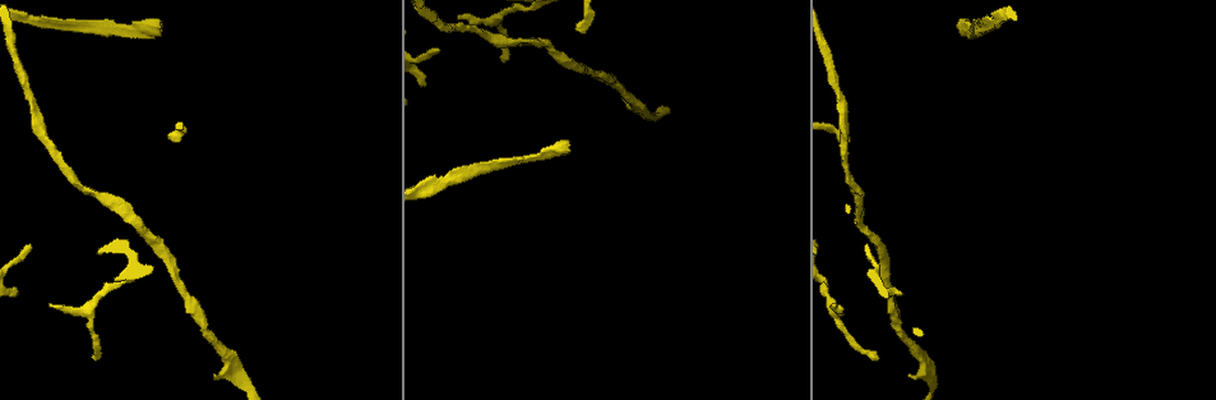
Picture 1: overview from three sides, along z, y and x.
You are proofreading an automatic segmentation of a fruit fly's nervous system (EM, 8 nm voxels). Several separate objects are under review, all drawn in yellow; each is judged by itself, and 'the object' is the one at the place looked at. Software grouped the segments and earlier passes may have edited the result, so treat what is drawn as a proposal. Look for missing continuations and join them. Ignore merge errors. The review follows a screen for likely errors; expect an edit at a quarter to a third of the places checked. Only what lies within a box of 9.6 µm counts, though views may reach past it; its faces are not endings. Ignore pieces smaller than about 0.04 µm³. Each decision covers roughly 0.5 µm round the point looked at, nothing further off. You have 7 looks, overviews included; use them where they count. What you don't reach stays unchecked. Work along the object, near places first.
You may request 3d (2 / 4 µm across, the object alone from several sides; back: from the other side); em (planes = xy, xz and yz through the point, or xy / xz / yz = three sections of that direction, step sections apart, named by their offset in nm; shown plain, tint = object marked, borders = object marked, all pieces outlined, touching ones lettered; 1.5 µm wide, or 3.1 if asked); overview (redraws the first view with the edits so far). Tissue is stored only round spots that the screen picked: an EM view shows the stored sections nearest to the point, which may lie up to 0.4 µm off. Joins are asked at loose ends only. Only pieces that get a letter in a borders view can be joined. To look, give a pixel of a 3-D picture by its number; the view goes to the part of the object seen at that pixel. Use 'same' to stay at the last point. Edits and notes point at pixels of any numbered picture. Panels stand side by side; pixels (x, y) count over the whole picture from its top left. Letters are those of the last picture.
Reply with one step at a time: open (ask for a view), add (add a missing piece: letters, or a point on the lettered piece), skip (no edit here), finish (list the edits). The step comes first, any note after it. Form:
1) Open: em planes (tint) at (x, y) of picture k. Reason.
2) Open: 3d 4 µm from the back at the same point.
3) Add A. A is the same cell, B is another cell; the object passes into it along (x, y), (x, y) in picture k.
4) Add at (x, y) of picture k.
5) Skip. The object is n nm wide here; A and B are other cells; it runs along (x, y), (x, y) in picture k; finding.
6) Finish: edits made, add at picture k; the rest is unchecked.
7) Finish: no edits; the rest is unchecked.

Open: 3d 4 µm at (909, 377) of picture 1. An open end.

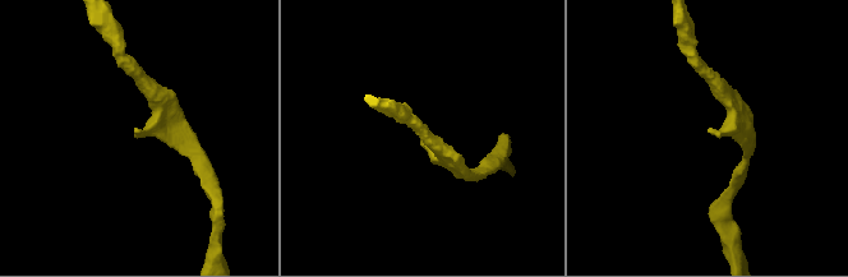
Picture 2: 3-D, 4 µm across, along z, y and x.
Open: em xy step 4 (borders) at (135, 133) of picture 2. Now the EM.

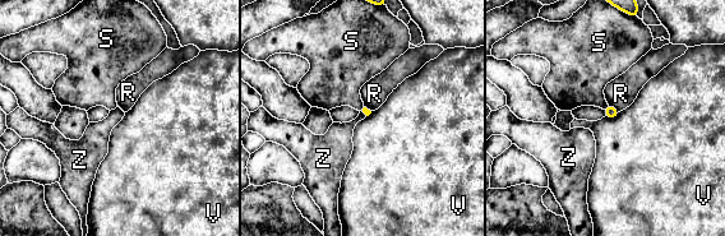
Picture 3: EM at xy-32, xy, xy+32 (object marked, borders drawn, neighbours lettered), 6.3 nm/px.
Open: em planes (borders) at the same point.

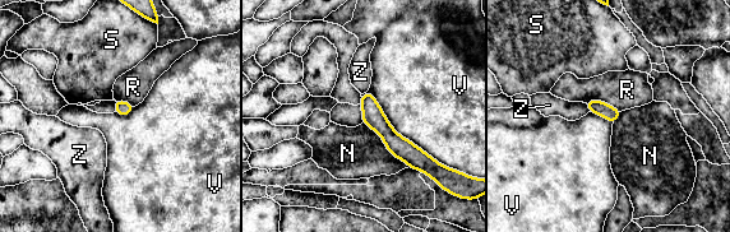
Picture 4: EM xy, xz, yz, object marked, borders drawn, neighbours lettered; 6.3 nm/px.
Skip. N, R, S, V and Z are other cells; it runs along (368, 96), (378, 123), (423, 161) in picture 4; no lettered piece goes on from it.

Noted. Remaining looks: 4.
Open: em planes (tint) at (878, 358) of picture 1. Tapers out.

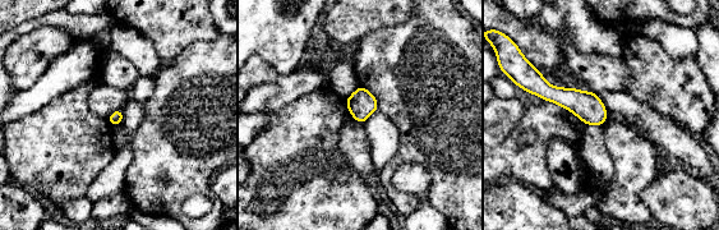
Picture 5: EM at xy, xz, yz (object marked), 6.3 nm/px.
Open: em planes (borders) at the same point. See the neighbours.

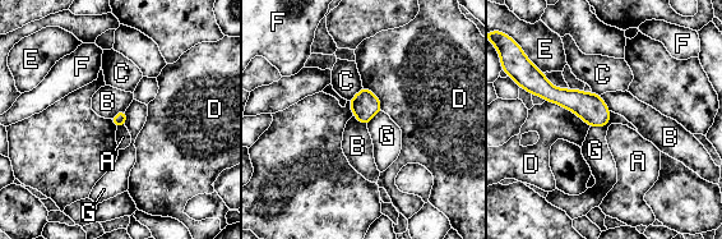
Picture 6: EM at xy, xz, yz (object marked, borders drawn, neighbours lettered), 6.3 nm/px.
Skip. A, B, C, D, E, F and G are other cells; it runs along (538, 90), (578, 101), (606, 119) in picture 6; no lettered piece goes on from it.

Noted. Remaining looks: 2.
Open: 3d 2 µm at (49, 305) of picture 1. An open end.

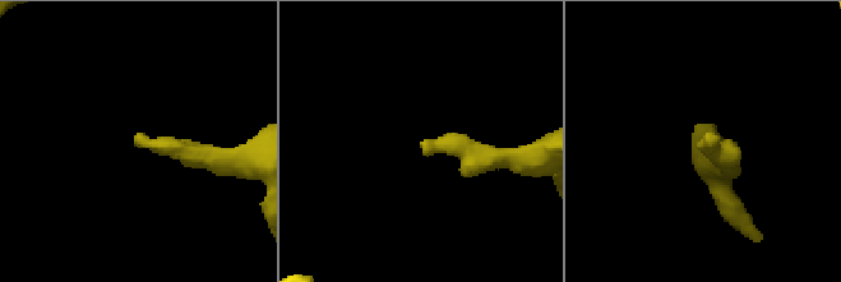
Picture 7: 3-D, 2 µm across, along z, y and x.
Open: em planes (borders) at (707, 140) of picture 7.

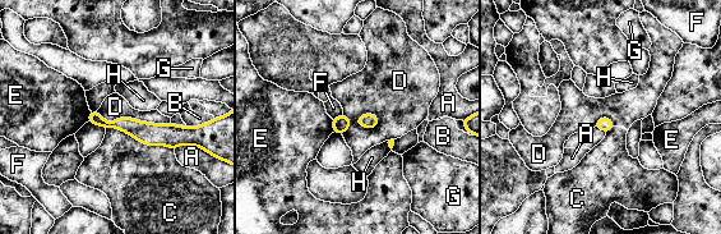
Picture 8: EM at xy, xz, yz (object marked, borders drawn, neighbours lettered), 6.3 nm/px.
Skip. A, B, C, D, E, F, G and H are other cells; a border runs along (96, 111), (109, 122), (170, 123) in picture 8; no lettered piece goes on from it.

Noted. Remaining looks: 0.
Finish: no edits; the rest is unchecked.

